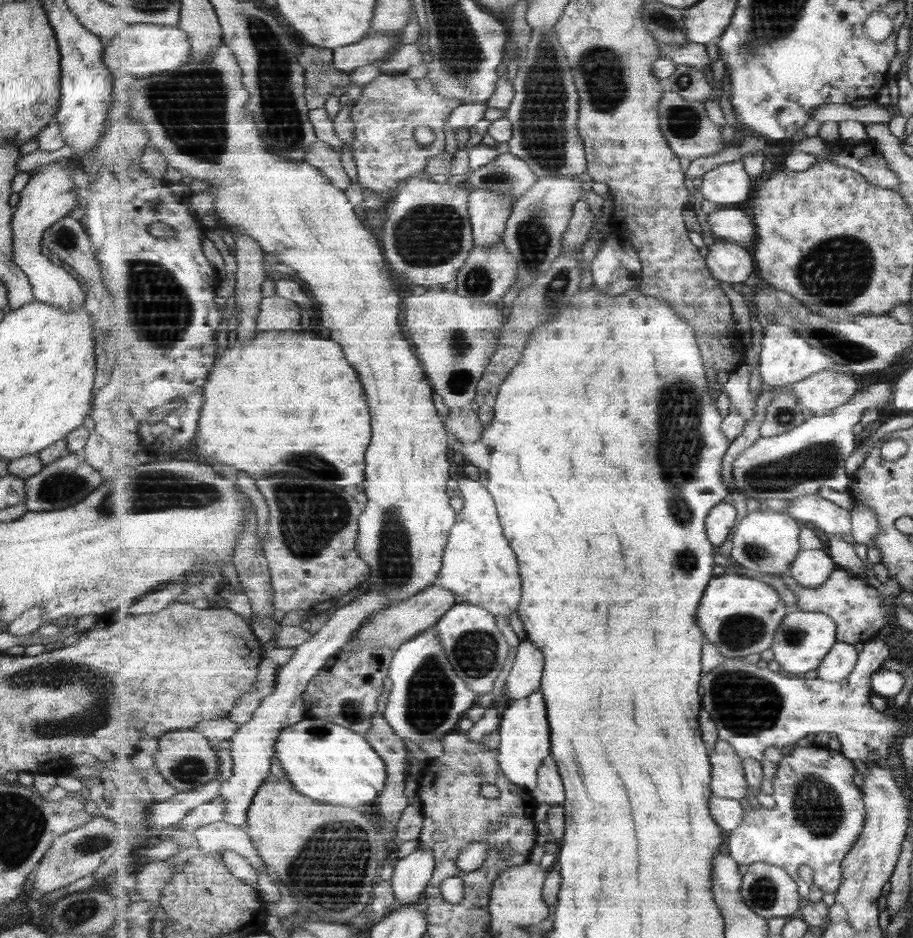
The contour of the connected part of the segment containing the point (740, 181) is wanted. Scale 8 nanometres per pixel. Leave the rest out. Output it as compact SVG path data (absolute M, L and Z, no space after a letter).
M742 160L723 164L703 177L699 187L703 198L717 204L737 204L753 197L756 187Z

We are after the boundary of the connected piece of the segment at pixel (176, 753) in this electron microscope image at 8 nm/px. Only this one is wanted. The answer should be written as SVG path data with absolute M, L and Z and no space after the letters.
M194 729L173 730L158 739L159 748L152 760L160 774L165 776L166 781L177 791L195 790L217 777L217 754L213 746L209 746L205 735Z

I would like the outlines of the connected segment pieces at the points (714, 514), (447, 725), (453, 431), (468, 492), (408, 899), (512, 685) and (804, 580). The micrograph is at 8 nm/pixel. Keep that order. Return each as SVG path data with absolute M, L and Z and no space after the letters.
M719 503L706 516L706 529L709 540L717 548L723 546L739 523L738 510L729 503Z
M435 627L423 631L396 650L389 677L392 680L392 689L383 716L401 738L408 738L419 746L426 740L443 739L446 734L454 732L467 711L476 704L478 697L478 694L455 672Z
M469 406L449 409L444 424L449 434L463 443L482 440L485 431L479 412L471 410Z
M464 477L458 479L457 483L465 508L458 513L457 522L451 529L450 542L444 551L441 576L436 581L436 585L455 593L457 596L462 596L468 604L485 608L494 616L508 619L511 613L519 612L519 602L521 602L521 578L519 578L517 556L515 556L509 540L503 536L501 517L494 496L491 496L490 489L486 487L484 480L475 481Z
M419 847L394 865L391 877L395 896L401 906L411 905L423 899L436 867L433 851Z
M529 638L523 639L517 647L516 658L504 688L510 701L527 698L542 690L545 666L543 652L539 652Z
M802 550L792 564L790 574L799 585L806 588L818 588L826 584L827 580L837 569L834 557L825 550Z

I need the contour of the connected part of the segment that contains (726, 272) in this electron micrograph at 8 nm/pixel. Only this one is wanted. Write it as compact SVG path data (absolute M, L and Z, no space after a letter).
M716 239L709 246L706 263L712 275L729 284L745 283L757 271L753 251L728 240Z

